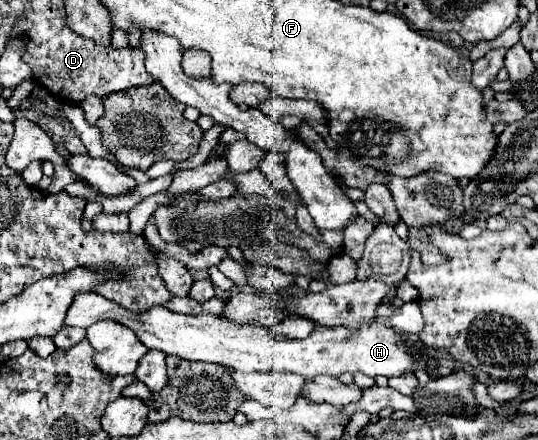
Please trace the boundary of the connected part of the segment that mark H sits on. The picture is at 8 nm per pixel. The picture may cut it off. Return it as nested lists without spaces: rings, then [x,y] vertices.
[[[95,292],[89,294],[77,294],[71,310],[67,312],[65,324],[67,326],[79,326],[79,328],[89,328],[91,324],[99,320],[117,320],[125,326],[129,326],[135,334],[139,334],[139,340],[149,348],[149,350],[161,350],[165,354],[175,354],[185,360],[201,360],[201,362],[215,362],[229,366],[239,372],[293,372],[303,378],[313,378],[319,374],[329,374],[329,376],[341,376],[345,372],[363,372],[367,376],[399,376],[407,370],[413,370],[415,360],[423,360],[421,356],[409,356],[409,350],[415,350],[413,342],[401,334],[397,334],[393,328],[387,328],[381,322],[373,322],[369,326],[363,326],[359,330],[349,330],[349,328],[327,328],[327,326],[317,326],[315,332],[305,338],[305,340],[277,340],[273,338],[273,332],[269,326],[237,326],[237,322],[227,322],[227,318],[219,318],[213,314],[199,314],[199,316],[189,316],[189,314],[177,314],[167,310],[165,306],[155,306],[149,312],[143,314],[131,314],[127,308],[119,306],[117,302],[111,302]]]

